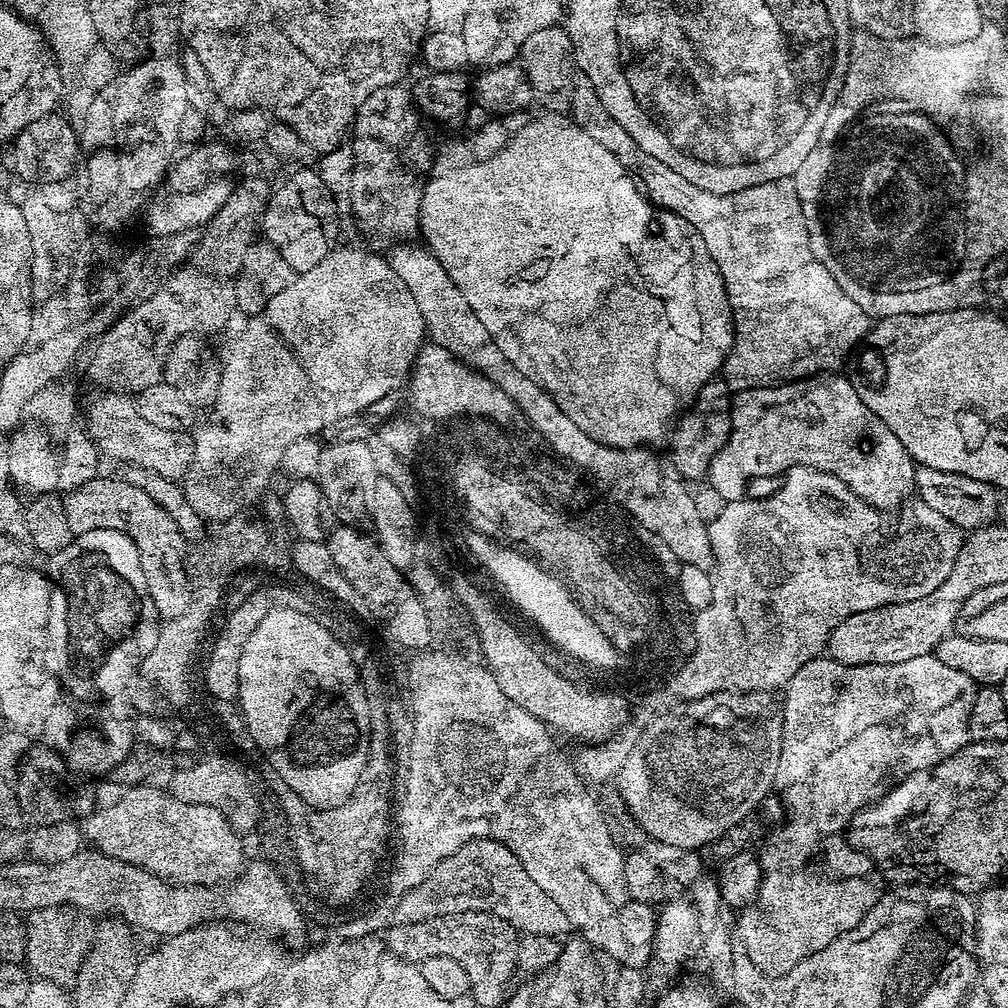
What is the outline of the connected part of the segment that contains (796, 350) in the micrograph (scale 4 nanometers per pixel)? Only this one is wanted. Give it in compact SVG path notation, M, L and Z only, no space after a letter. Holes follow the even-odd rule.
M578 75L571 114L578 118L578 126L590 138L606 146L628 168L657 208L686 218L702 234L702 242L706 242L706 250L710 250L710 258L714 258L722 274L728 305L732 307L732 349L722 369L722 378L732 393L771 388L773 384L843 369L840 367L852 347L867 337L870 318L838 286L827 264L812 249L812 236L808 233L810 220L798 198L795 179L762 182L760 188L750 186L734 194L710 194L710 190L686 182L678 170L670 170L654 154L646 154L614 122L610 110L602 106L598 90L594 90L590 78L585 76ZM760 195L768 200L760 200Z

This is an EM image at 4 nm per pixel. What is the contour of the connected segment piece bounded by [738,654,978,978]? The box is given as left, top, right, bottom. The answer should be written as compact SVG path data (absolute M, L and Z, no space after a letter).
M935 654L922 658L910 658L907 662L894 662L893 664L863 664L850 666L831 658L817 658L806 662L782 692L782 707L784 709L784 725L782 726L782 754L780 755L779 787L784 787L784 800L792 804L788 812L788 821L781 828L776 828L768 836L768 841L758 851L762 878L760 890L755 900L743 909L738 916L738 931L754 966L762 970L765 976L783 978L787 976L802 958L810 958L810 954L818 954L818 950L830 946L834 938L846 934L846 930L854 930L862 918L880 901L886 891L886 881L875 862L865 852L857 850L850 843L846 833L849 831L856 813L877 800L883 798L896 784L901 784L910 774L918 770L932 768L938 762L958 754L958 750L965 748L970 742L968 727L970 726L970 710L974 707L974 698L978 685L973 682L962 670L954 670L954 666L946 666L938 662Z

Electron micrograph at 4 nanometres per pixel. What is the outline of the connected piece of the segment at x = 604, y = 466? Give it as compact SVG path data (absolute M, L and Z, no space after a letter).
M439 262L433 264L420 264L406 272L408 287L411 288L418 306L422 310L422 318L426 318L426 330L429 341L436 343L446 352L453 356L453 361L461 365L468 365L477 370L486 378L492 380L498 388L504 390L516 404L517 409L526 416L525 421L541 428L547 437L551 438L558 446L565 448L573 455L582 468L592 470L593 474L604 480L628 480L636 482L642 488L652 488L658 480L657 462L653 451L639 448L616 448L608 447L590 438L576 422L570 422L562 410L518 366L506 355L506 350L498 346L498 338L486 330L486 322L478 318L474 306L470 306L470 298L462 286L458 286L458 278L450 274L450 270Z

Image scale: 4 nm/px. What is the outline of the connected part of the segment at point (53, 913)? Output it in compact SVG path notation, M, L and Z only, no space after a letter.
M50 906L31 917L32 937L28 964L39 979L49 980L58 986L75 990L82 982L85 970L92 961L101 943L100 924L97 917L78 910L78 906Z

